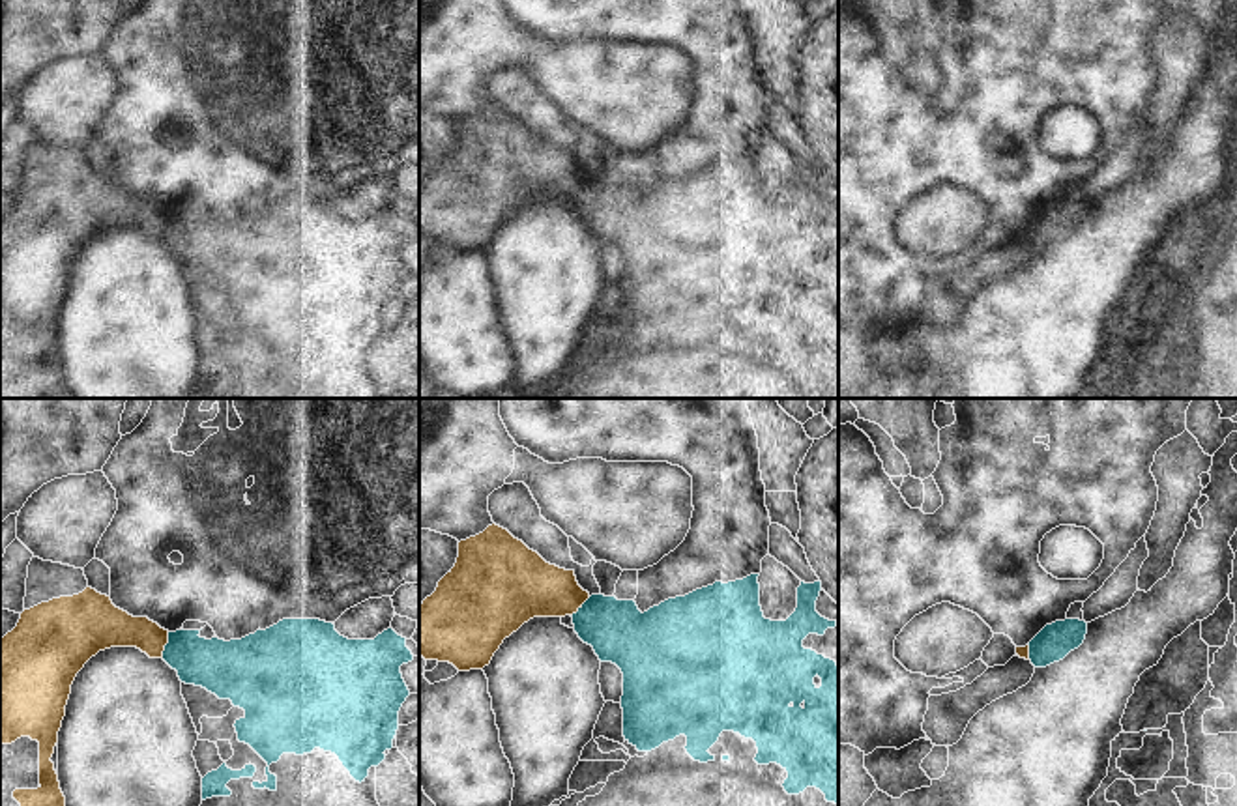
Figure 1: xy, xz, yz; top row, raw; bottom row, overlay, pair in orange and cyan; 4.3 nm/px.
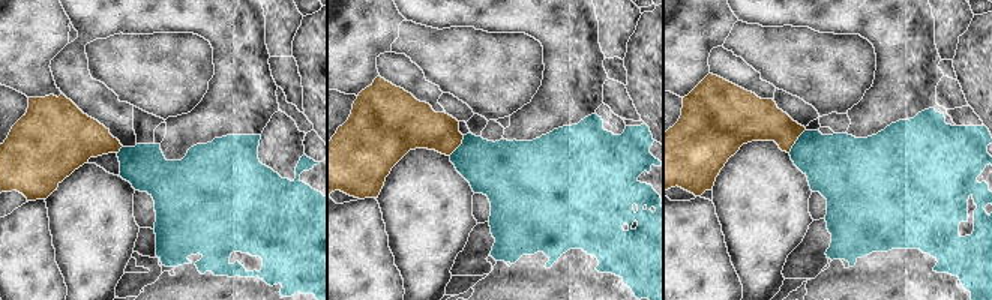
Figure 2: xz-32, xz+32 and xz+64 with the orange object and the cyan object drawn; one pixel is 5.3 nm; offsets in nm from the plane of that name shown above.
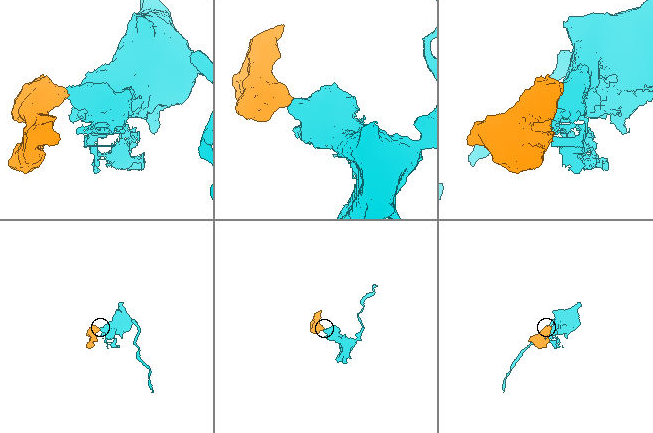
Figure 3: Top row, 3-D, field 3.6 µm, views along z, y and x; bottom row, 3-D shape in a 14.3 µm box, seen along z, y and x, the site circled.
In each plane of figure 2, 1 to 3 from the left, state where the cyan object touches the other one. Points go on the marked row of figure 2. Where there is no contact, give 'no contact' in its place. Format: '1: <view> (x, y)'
1: xz-32 (119, 150)
2: xz+32 (458, 146)
3: xz+64 (796, 140)

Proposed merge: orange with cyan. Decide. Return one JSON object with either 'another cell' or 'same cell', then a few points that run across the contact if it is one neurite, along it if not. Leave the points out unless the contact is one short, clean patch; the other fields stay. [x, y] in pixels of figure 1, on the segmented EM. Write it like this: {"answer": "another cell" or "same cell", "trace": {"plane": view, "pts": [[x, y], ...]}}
{"answer": "another cell", "trace": {"plane": "xy", "pts": [[169, 633], [161, 657]]}}

